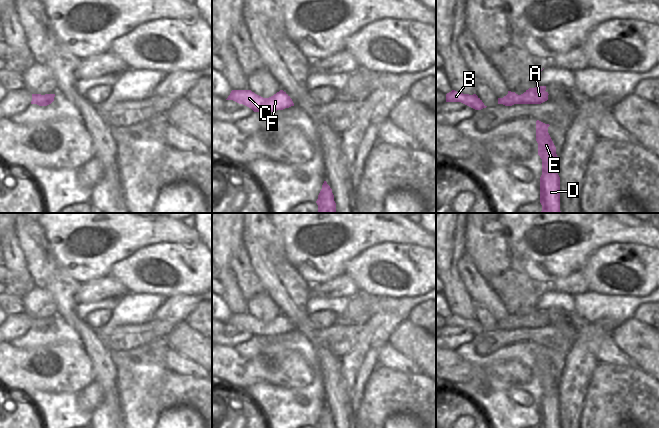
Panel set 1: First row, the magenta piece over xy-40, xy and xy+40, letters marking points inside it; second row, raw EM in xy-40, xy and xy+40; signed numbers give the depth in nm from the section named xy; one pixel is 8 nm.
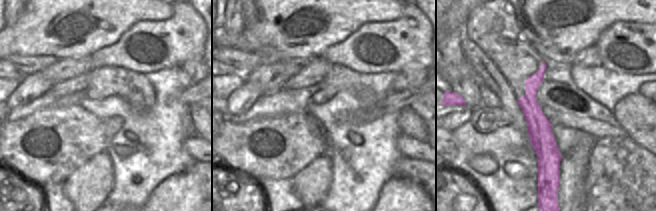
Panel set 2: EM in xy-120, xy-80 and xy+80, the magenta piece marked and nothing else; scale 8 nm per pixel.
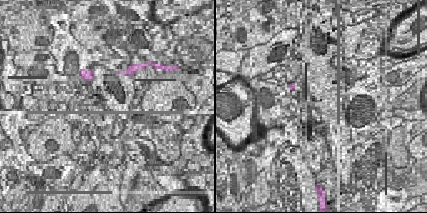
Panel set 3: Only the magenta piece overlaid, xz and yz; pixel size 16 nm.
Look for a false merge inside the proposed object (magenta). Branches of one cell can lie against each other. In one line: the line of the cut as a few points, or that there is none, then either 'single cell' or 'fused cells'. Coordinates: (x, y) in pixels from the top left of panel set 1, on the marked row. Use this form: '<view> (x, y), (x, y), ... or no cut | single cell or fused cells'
xy+40 (507, 94), (509, 102), (513, 104) | fused cells

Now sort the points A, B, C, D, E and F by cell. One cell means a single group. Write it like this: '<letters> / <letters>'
A D E / B C F

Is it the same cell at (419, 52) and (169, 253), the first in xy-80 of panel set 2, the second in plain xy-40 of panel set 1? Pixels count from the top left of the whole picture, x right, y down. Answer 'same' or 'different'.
same

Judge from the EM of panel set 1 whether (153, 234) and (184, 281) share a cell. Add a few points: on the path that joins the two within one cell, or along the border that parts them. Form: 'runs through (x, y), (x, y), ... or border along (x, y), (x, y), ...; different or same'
border along (184, 244), (180, 242), (153, 243), (137, 250); different

